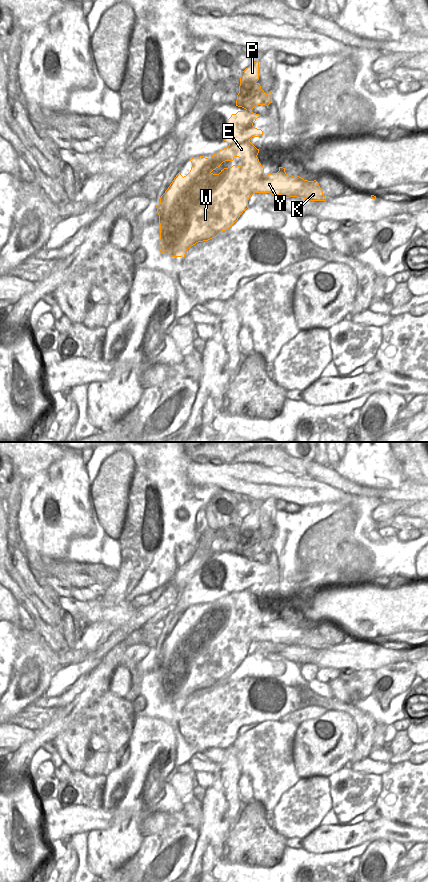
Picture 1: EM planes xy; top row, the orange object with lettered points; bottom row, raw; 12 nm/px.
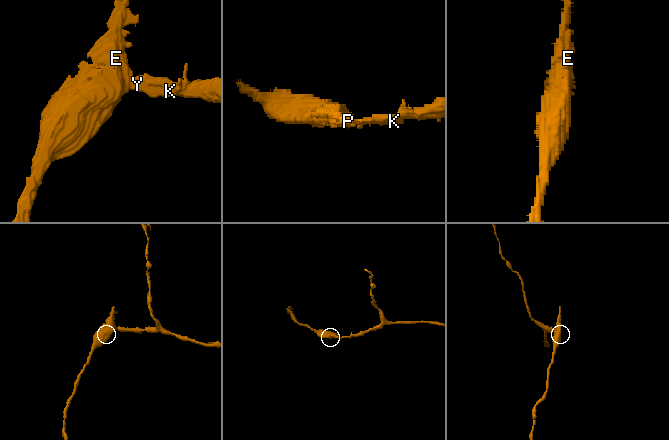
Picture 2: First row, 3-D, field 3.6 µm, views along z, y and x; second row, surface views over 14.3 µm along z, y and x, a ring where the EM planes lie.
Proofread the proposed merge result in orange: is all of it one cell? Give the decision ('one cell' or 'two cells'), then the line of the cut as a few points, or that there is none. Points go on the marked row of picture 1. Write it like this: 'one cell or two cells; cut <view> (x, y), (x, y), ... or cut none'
two cells; cut xy (264, 175), (255, 179), (252, 185), (252, 189), (255, 192)

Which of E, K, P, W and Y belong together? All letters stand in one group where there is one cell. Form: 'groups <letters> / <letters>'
groups E P W / K Y

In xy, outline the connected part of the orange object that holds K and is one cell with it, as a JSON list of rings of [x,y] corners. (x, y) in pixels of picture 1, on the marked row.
[[[279,167],[277,173],[264,175],[261,179],[255,178],[252,188],[256,193],[282,195],[284,198],[297,197],[310,201],[326,201],[316,180],[308,181],[299,176],[288,175],[283,167]]]

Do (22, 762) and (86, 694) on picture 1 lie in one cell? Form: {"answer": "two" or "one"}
{"answer": "one"}

